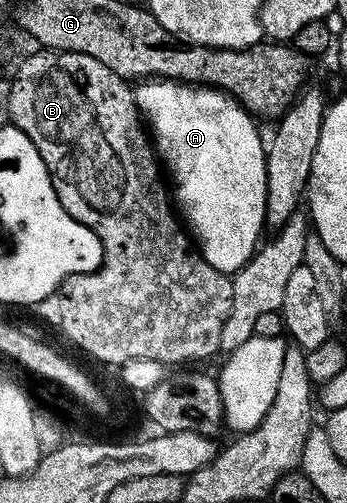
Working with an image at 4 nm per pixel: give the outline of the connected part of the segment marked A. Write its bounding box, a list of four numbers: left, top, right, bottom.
[134,80,267,276]

